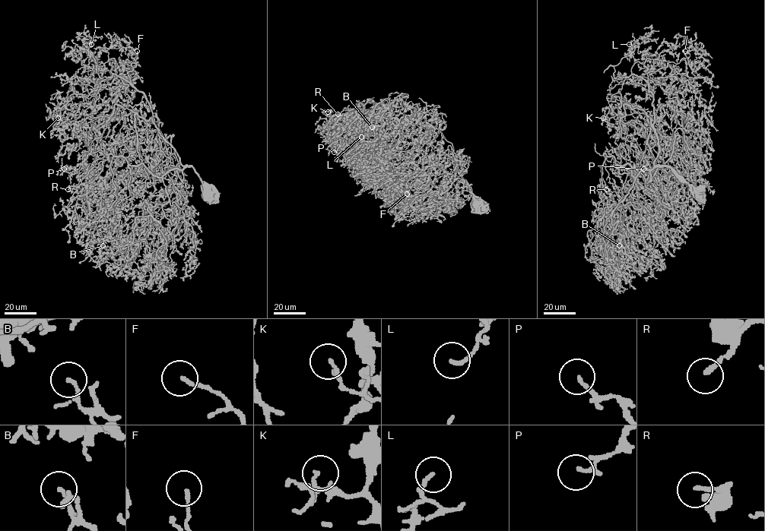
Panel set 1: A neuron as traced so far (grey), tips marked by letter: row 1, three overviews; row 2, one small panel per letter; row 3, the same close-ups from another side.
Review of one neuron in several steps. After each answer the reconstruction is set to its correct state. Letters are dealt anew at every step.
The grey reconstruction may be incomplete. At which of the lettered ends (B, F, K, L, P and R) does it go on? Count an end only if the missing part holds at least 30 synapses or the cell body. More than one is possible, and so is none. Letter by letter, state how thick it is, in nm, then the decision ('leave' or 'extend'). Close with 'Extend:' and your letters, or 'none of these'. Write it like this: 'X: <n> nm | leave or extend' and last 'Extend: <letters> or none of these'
B: 90 nm | leave
F: 130 nm | leave
K: 100 nm | leave
L: 150 nm | leave
P: 110 nm | leave
R: 160 nm | extend
Extend: R

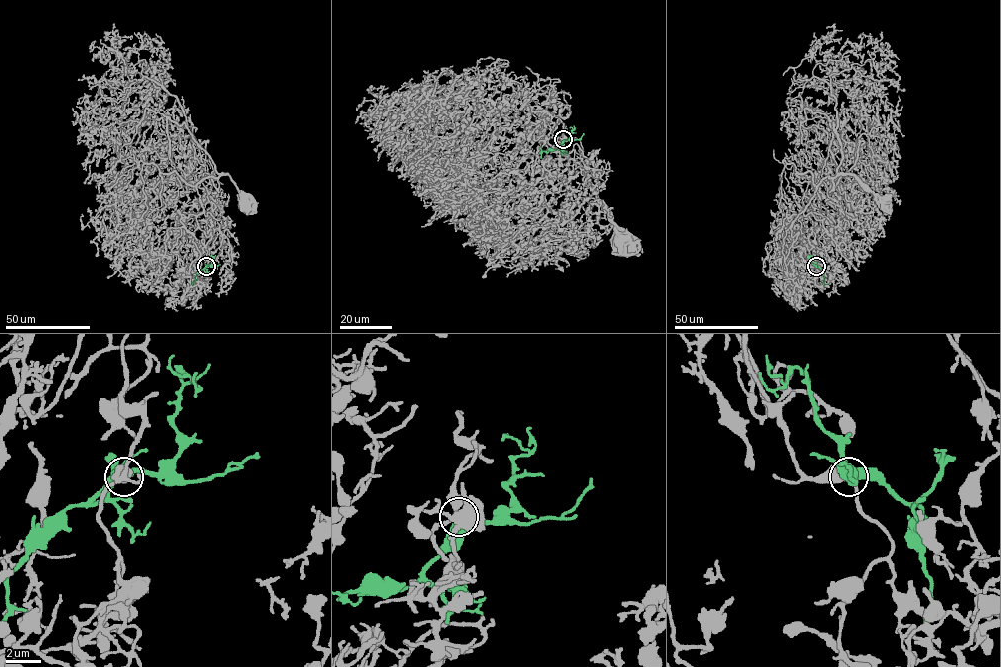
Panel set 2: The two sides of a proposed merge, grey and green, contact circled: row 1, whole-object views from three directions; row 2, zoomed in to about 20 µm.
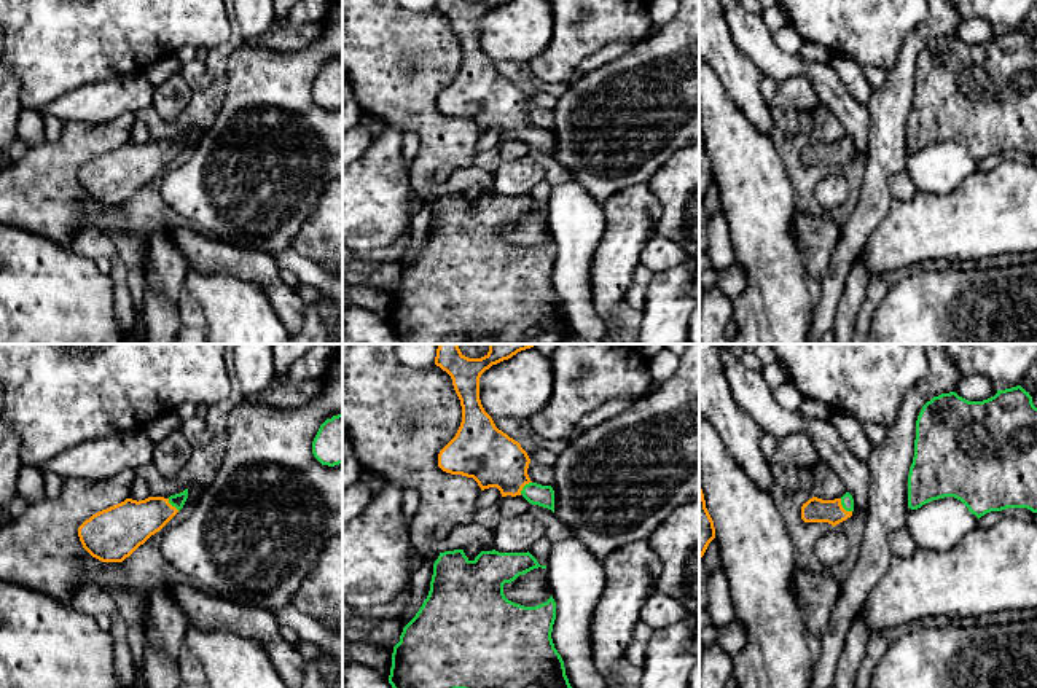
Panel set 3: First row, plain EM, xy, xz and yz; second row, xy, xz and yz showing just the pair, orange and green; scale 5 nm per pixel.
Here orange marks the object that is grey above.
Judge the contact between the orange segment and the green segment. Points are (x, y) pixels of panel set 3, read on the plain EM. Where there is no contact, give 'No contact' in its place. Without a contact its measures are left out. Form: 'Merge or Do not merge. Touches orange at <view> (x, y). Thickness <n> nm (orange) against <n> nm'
Merge. Touches orange at yz (841, 150). Thickness 130 nm (orange) against 60 nm

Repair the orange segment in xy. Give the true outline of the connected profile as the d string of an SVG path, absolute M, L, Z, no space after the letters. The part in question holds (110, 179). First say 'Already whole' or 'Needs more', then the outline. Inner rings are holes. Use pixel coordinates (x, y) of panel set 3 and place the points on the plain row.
Needs more. M188 132L170 139L169 142L148 140L139 145L126 142L124 145L102 153L86 162L78 170L80 185L92 201L102 205L123 205L151 178L159 175L183 151L186 142Z

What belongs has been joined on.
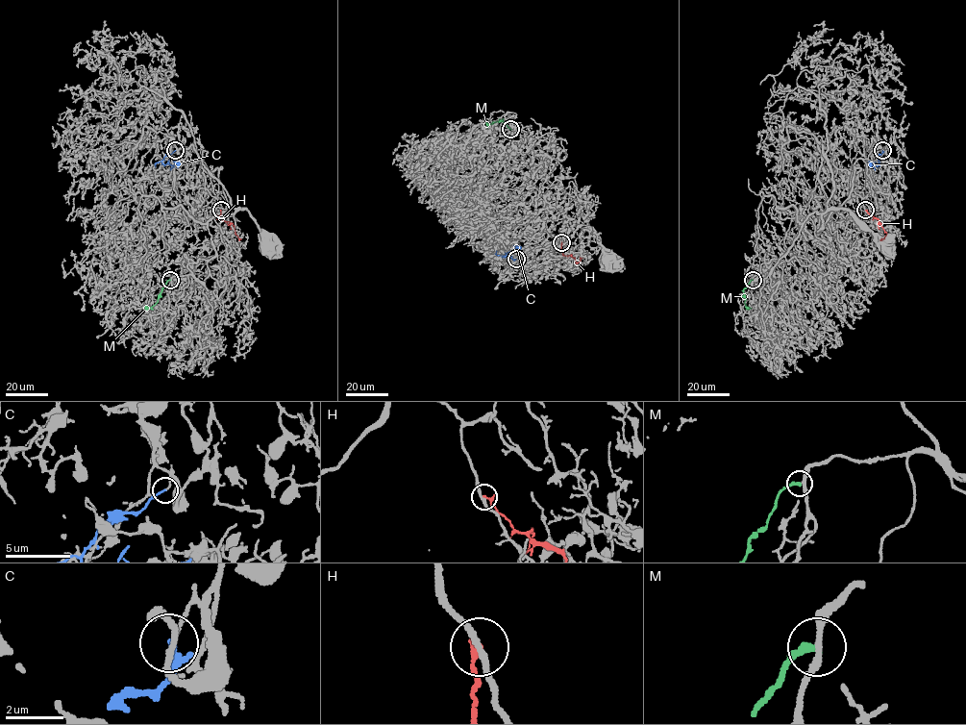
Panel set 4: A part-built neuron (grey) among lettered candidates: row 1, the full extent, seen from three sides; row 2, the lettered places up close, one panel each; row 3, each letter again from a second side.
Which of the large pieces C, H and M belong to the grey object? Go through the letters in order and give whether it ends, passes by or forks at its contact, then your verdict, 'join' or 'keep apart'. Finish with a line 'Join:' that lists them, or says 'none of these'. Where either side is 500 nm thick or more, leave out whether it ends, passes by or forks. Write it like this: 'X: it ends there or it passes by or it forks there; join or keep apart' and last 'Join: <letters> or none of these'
C: it ends there; keep apart
H: it ends there; keep apart
M: it ends there; keep apart
Join: none of these

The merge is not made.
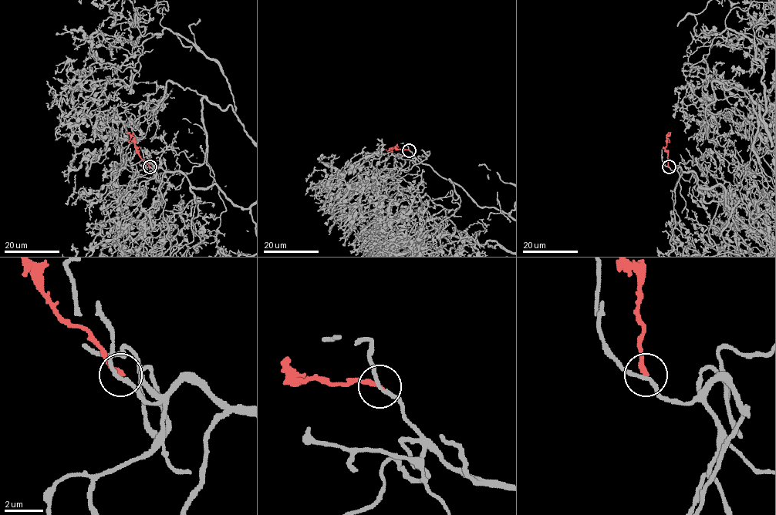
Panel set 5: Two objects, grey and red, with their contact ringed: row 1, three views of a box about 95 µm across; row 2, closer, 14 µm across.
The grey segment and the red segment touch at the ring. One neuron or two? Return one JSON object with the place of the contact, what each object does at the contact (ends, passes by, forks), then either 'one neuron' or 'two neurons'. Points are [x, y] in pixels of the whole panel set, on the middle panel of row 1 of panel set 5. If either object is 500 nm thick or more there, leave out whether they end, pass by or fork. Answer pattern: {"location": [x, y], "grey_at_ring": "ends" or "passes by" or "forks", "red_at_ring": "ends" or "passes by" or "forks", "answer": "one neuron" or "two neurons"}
{"location": [409, 150], "grey_at_ring": "passes by", "red_at_ring": "ends", "answer": "two neurons"}

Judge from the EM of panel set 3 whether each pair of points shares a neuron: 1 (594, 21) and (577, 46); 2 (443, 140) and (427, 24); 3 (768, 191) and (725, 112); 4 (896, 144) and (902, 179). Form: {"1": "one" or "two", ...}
{"1": "one", "2": "one", "3": "one", "4": "two"}

